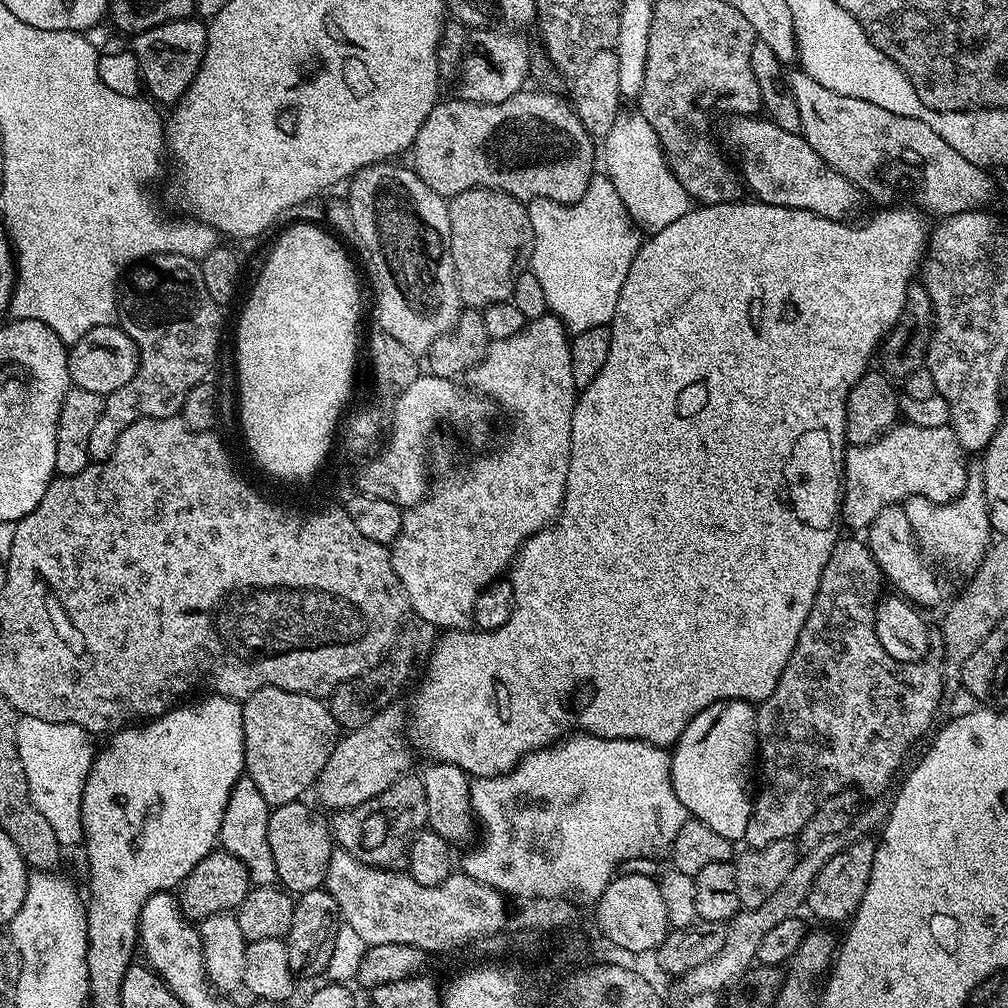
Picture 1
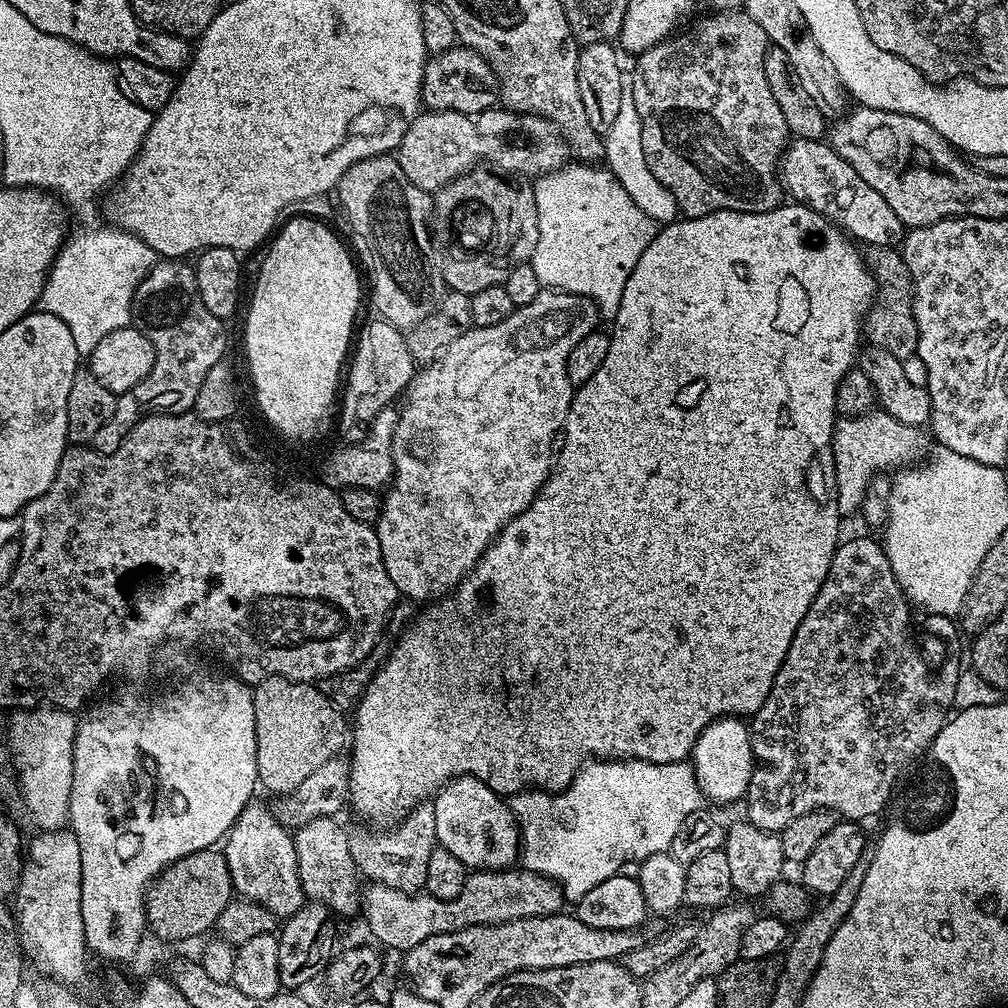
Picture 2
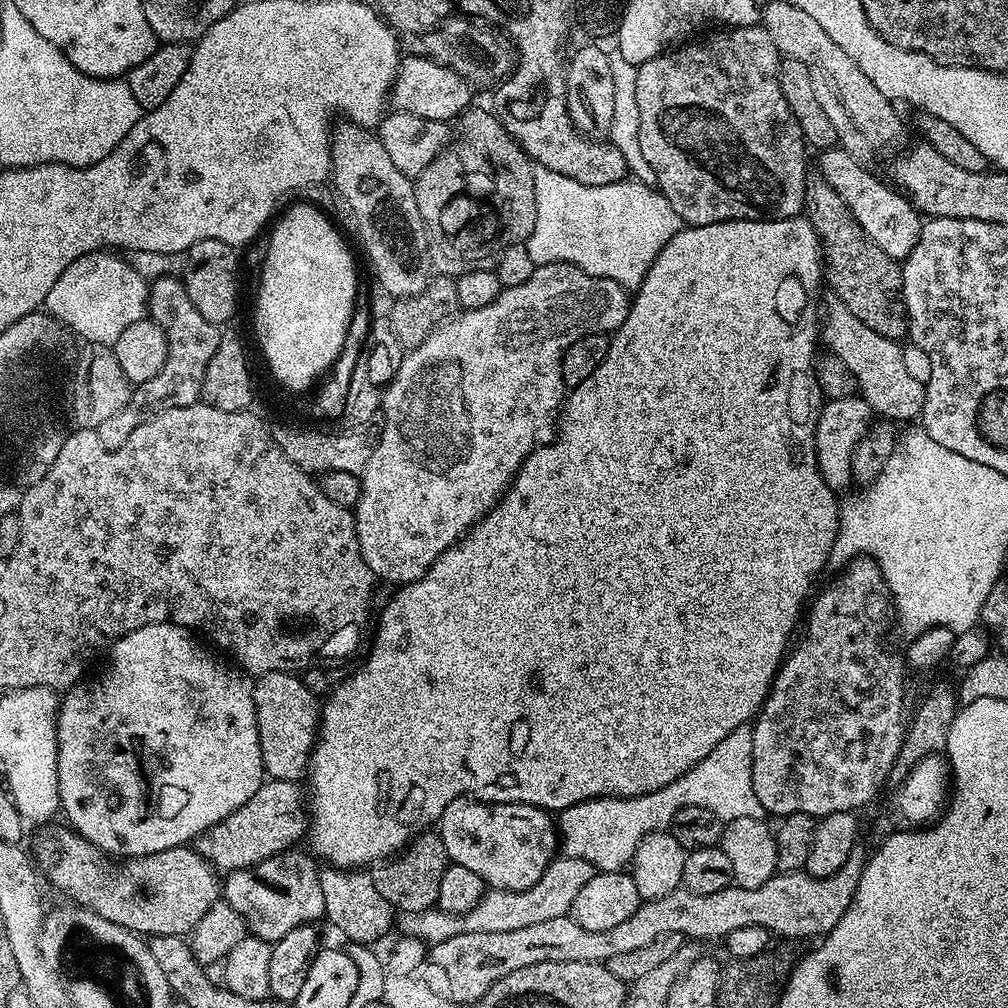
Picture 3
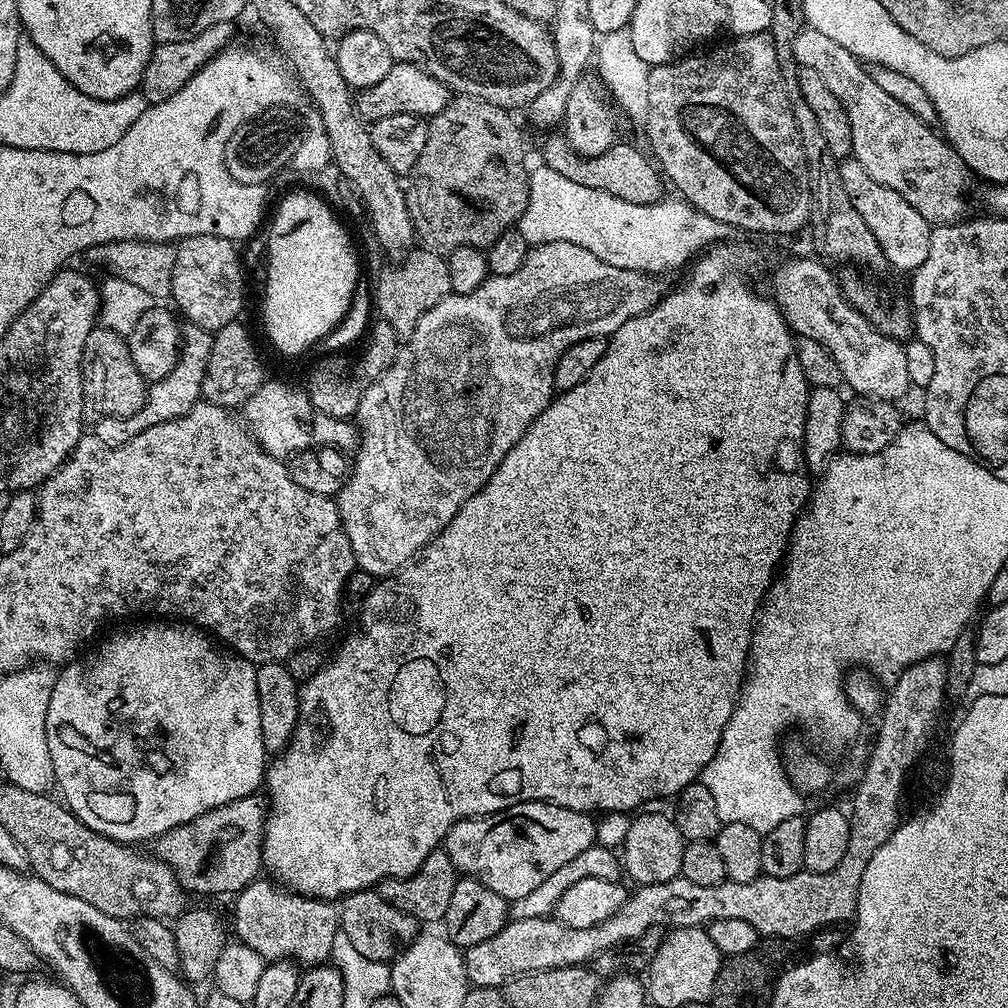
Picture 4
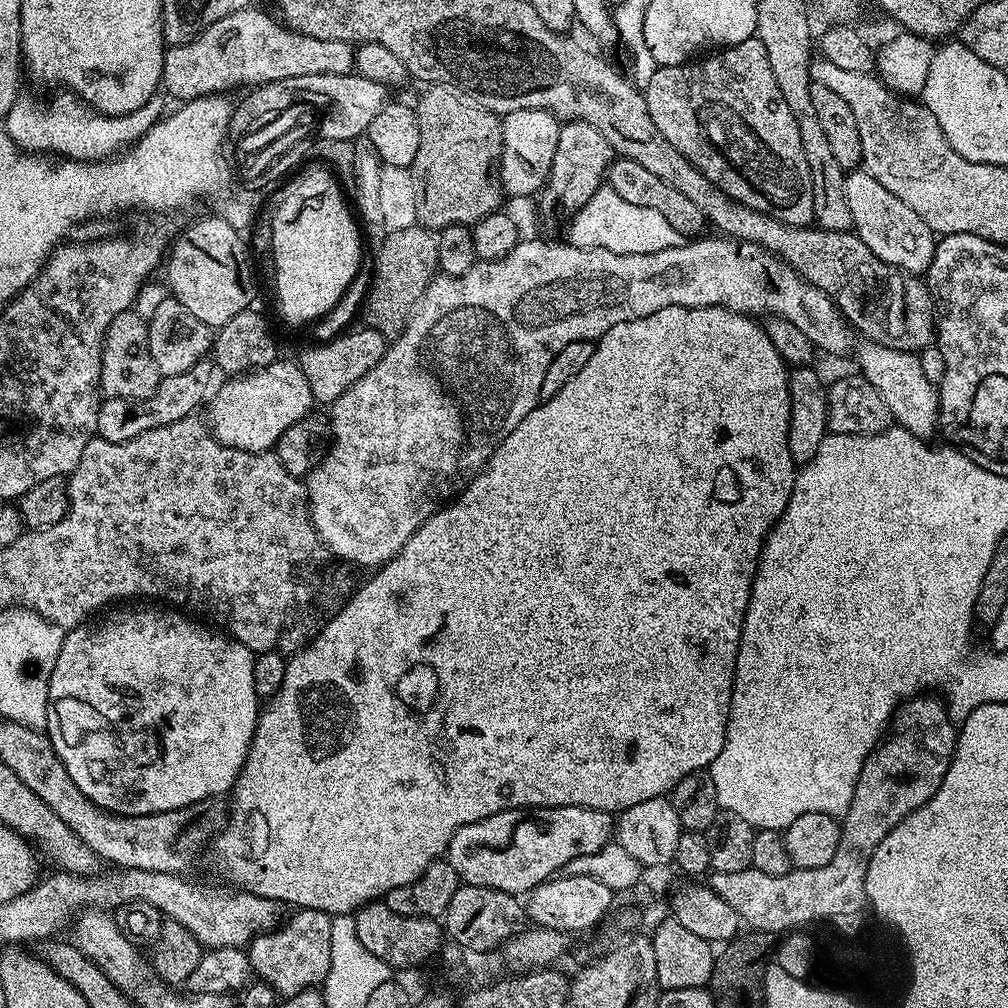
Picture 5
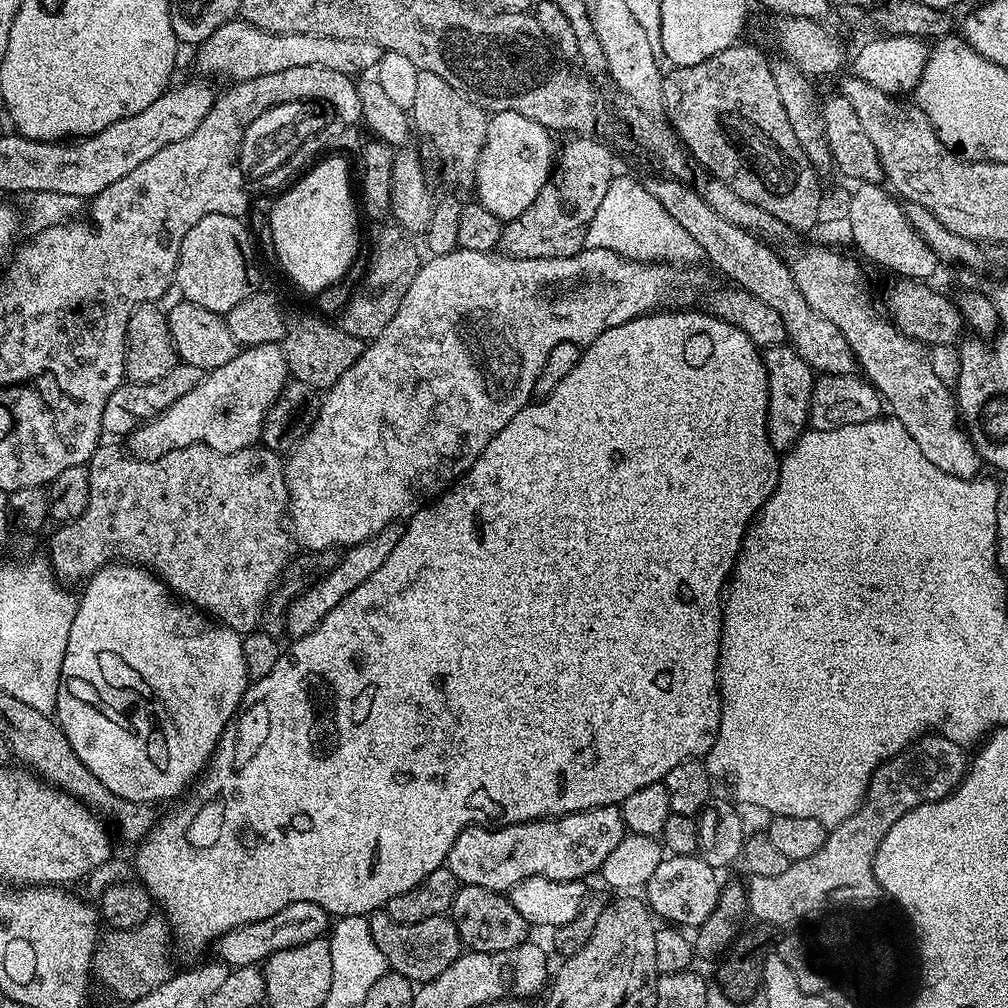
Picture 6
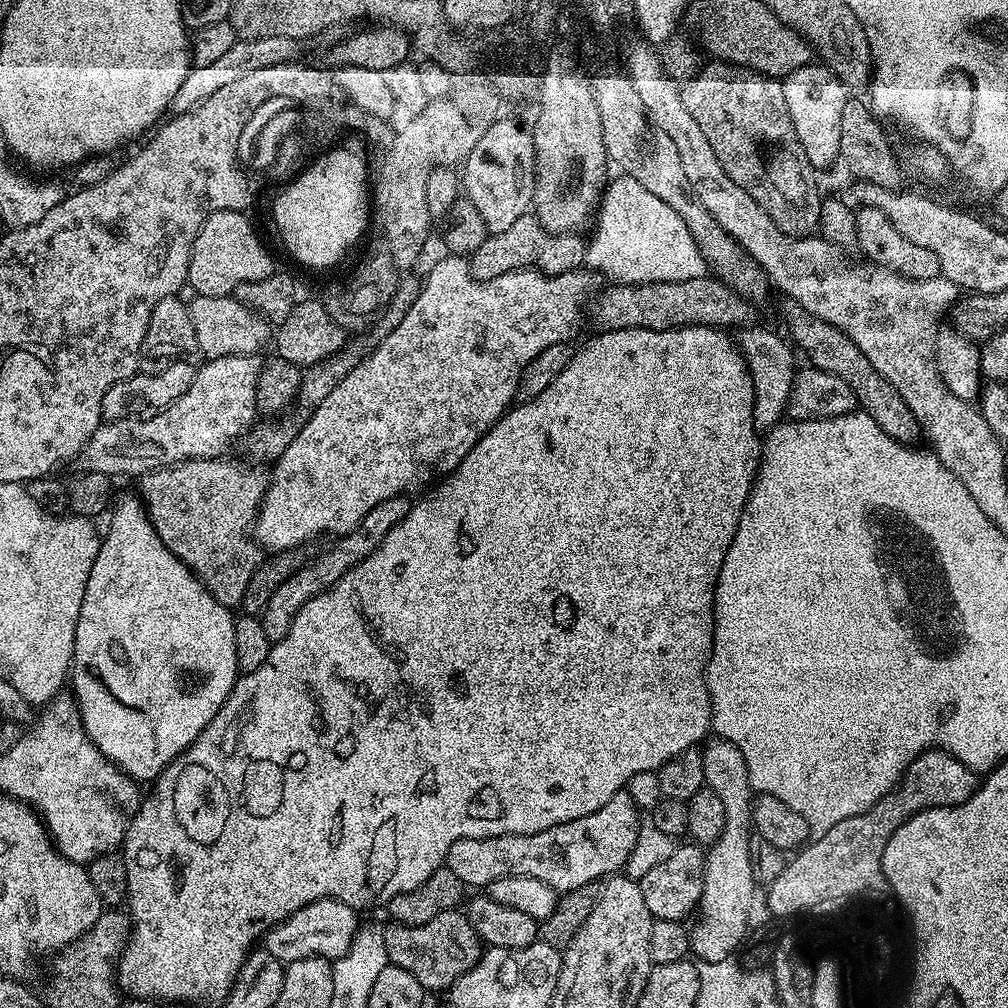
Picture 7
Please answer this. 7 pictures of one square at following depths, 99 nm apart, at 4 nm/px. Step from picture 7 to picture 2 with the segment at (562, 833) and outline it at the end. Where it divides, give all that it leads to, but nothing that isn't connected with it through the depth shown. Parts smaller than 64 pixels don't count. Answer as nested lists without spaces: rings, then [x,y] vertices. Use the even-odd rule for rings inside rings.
[[[455,776],[444,784],[431,801],[434,830],[439,847],[450,850],[469,870],[503,872],[517,863],[520,855],[520,826],[505,797],[490,790],[473,776]]]

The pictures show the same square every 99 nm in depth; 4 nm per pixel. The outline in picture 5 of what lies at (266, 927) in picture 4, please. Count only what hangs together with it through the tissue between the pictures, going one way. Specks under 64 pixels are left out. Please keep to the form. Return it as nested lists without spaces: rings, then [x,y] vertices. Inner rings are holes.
[[[301,908],[293,913],[272,931],[255,936],[246,949],[253,973],[263,983],[269,984],[281,998],[302,994],[307,988],[323,985],[330,970],[332,917],[322,910],[309,908]]]

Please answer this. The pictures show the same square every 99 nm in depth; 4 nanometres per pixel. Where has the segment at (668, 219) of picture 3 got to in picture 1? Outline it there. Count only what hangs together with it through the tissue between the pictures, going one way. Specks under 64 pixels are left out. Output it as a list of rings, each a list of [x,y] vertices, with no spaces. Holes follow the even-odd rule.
[[[596,174],[593,175],[586,194],[582,194],[582,198],[578,202],[573,204],[556,204],[552,200],[533,200],[527,205],[527,210],[530,214],[530,226],[534,230],[534,246],[532,247],[530,271],[536,275],[538,282],[542,285],[543,292],[546,293],[548,312],[551,315],[559,316],[563,320],[565,328],[572,334],[584,332],[587,328],[603,328],[611,325],[614,318],[614,306],[618,306],[618,294],[622,294],[622,282],[626,282],[626,274],[630,274],[630,262],[634,262],[634,258],[638,254],[642,243],[641,229],[633,224],[630,214],[622,202],[622,198],[618,198],[618,190],[614,190],[614,182],[610,182],[607,175]]]

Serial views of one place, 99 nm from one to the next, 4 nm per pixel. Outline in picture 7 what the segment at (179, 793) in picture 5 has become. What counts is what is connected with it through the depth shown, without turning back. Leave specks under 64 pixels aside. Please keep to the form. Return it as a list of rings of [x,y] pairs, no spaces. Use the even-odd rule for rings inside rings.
[[[135,495],[124,496],[115,501],[108,520],[108,533],[103,533],[98,558],[94,558],[94,566],[90,566],[90,578],[86,578],[86,594],[82,594],[82,610],[78,610],[78,626],[74,630],[74,654],[70,669],[71,695],[76,701],[82,726],[88,737],[98,746],[98,750],[106,759],[112,761],[126,775],[137,782],[155,781],[157,776],[170,762],[174,762],[185,750],[196,741],[198,734],[210,726],[214,714],[226,702],[230,690],[238,679],[236,655],[234,654],[234,626],[236,616],[233,609],[228,608],[205,590],[204,584],[198,579],[191,568],[186,567],[180,559],[168,549],[158,538],[154,526],[148,517],[148,509],[143,499]]]

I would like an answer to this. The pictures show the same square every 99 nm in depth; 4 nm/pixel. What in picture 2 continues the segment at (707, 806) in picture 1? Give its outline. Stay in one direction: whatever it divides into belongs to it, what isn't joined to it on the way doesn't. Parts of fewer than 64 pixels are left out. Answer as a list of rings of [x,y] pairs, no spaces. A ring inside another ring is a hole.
[[[722,716],[718,720],[713,720],[696,739],[696,744],[692,748],[690,764],[695,771],[696,781],[701,792],[709,801],[713,800],[716,804],[732,804],[735,800],[743,801],[748,795],[748,783],[752,780],[752,769],[754,767],[752,733],[749,725],[743,719],[735,716]]]

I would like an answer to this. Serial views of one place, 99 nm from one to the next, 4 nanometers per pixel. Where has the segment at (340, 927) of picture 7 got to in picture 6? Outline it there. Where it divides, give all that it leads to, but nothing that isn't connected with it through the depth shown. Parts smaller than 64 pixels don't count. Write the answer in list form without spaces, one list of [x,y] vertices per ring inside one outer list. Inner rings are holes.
[[[294,902],[286,906],[286,910],[278,910],[278,914],[270,914],[270,918],[262,918],[258,922],[244,924],[241,928],[230,930],[225,936],[215,941],[214,949],[221,961],[229,969],[251,968],[263,965],[278,950],[290,950],[294,946],[302,946],[311,940],[321,939],[329,931],[330,913],[327,908],[314,902]]]

